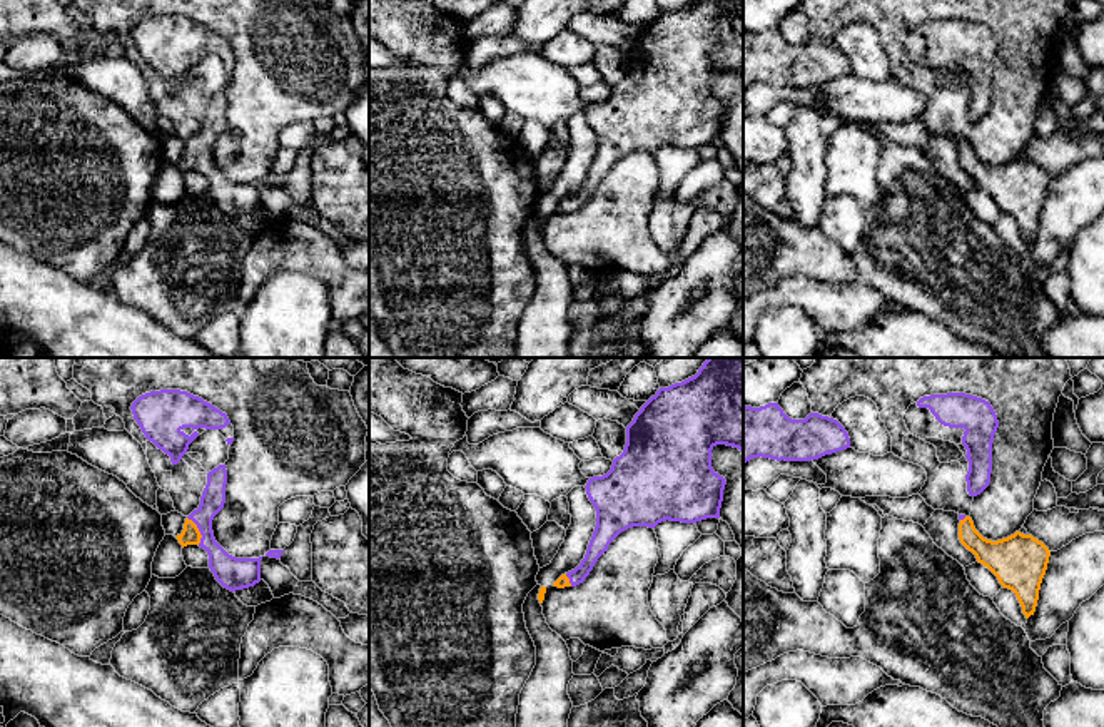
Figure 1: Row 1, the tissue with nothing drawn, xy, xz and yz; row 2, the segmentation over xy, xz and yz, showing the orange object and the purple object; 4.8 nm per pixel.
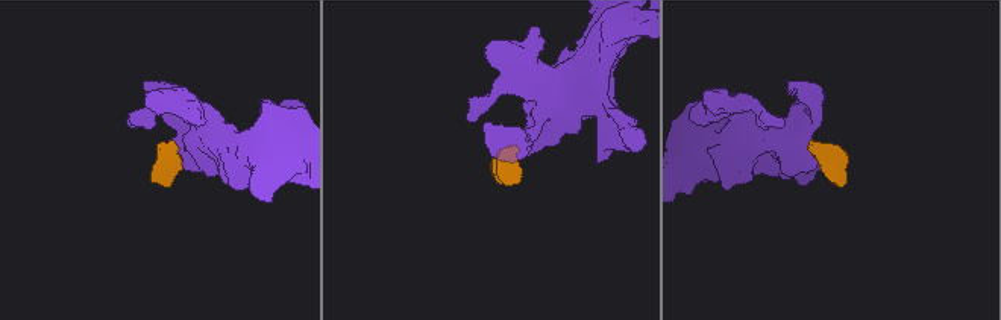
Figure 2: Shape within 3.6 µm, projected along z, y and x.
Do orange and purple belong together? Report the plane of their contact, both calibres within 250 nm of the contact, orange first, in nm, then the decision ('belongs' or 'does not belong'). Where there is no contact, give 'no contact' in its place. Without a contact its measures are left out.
xy | 90/140 nm | belongs

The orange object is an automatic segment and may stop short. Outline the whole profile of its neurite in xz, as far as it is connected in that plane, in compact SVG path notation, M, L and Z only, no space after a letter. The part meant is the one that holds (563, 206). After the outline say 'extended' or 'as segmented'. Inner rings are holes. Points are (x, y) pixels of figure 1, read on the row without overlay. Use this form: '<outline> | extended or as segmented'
M695 0L660 13L626 52L625 75L613 85L611 95L588 105L585 114L596 135L596 152L581 189L553 212L583 209L610 169L628 154L720 144L727 107L712 94L717 70L738 74L743 80L743 0Z | extended

